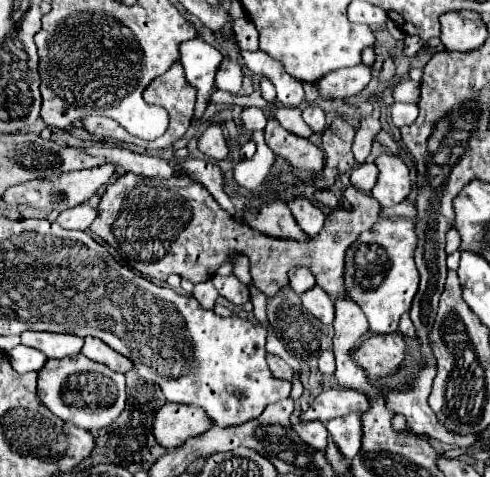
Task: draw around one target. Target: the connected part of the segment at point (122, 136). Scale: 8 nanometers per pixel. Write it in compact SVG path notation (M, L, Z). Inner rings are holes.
M87 117L83 119L85 131L97 135L99 139L113 139L119 143L133 143L135 145L135 137L129 135L125 129L121 129L121 125L117 125L117 121L107 119L107 117Z

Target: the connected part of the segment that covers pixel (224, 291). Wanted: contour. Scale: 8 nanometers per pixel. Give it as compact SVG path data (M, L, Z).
M213 277L213 283L219 295L233 305L245 305L249 301L249 289L237 277Z

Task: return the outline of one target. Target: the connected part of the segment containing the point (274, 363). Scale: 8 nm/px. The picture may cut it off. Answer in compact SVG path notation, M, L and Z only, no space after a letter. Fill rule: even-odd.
M267 355L267 363L269 363L269 369L275 377L285 379L285 381L293 379L293 369L283 359L279 359L277 355Z

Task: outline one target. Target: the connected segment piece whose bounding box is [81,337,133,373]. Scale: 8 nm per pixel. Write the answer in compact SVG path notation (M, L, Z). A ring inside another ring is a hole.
M87 337L85 339L85 345L83 345L81 353L85 357L89 357L91 361L103 363L103 365L107 365L109 369L113 369L117 373L127 373L127 371L133 369L133 363L129 359L125 359L117 351L109 349L101 339L95 339L95 337Z

